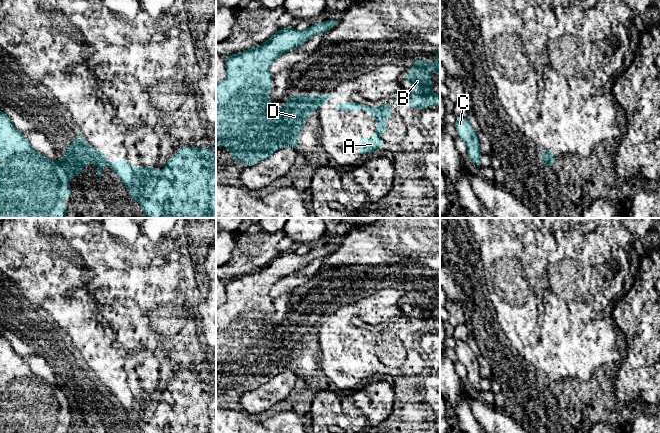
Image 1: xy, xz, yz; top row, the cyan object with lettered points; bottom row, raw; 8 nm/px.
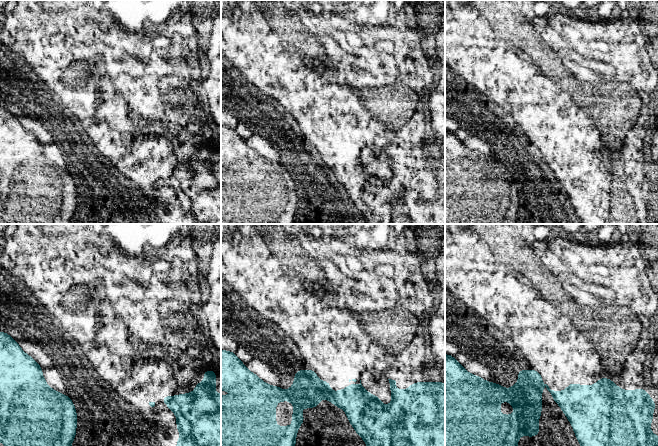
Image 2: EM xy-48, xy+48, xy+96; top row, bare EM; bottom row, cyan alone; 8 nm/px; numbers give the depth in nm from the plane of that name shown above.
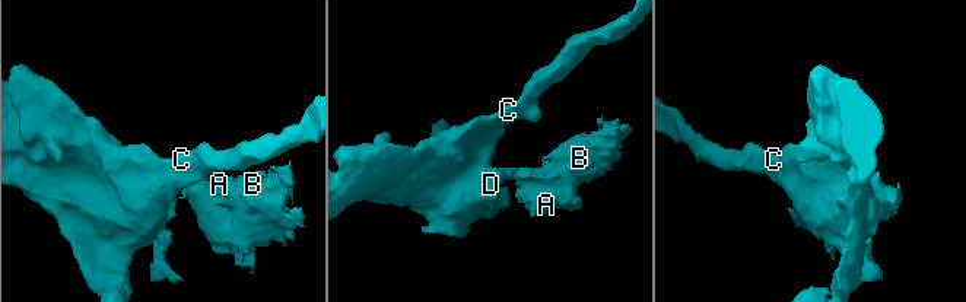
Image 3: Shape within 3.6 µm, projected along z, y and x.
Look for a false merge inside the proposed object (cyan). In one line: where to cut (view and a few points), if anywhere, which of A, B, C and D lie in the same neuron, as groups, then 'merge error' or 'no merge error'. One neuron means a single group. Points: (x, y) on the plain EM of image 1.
cut xy (84, 364), (84, 367), (93, 376), (96, 385); groups A B / C D; merge error

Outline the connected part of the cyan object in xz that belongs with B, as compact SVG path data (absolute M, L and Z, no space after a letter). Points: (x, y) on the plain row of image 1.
M415 284L413 293L410 296L405 296L404 304L413 311L414 318L392 319L392 321L401 323L405 329L412 333L425 333L440 329L440 321L433 318L434 312L430 303L430 286L428 284Z

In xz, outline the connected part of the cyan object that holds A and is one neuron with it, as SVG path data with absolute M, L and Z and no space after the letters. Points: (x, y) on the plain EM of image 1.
M349 325L347 327L336 329L335 332L340 335L367 335L371 338L371 340L379 349L378 351L376 351L374 359L371 362L364 363L363 361L360 361L360 366L362 370L357 374L357 379L359 381L363 378L371 377L376 375L377 373L381 373L382 371L384 371L383 363L377 362L377 356L380 355L383 361L388 355L388 352L385 348L385 344L387 342L393 341L393 337L391 336L390 325L387 325L385 328L379 331L371 331L369 329L362 329Z

